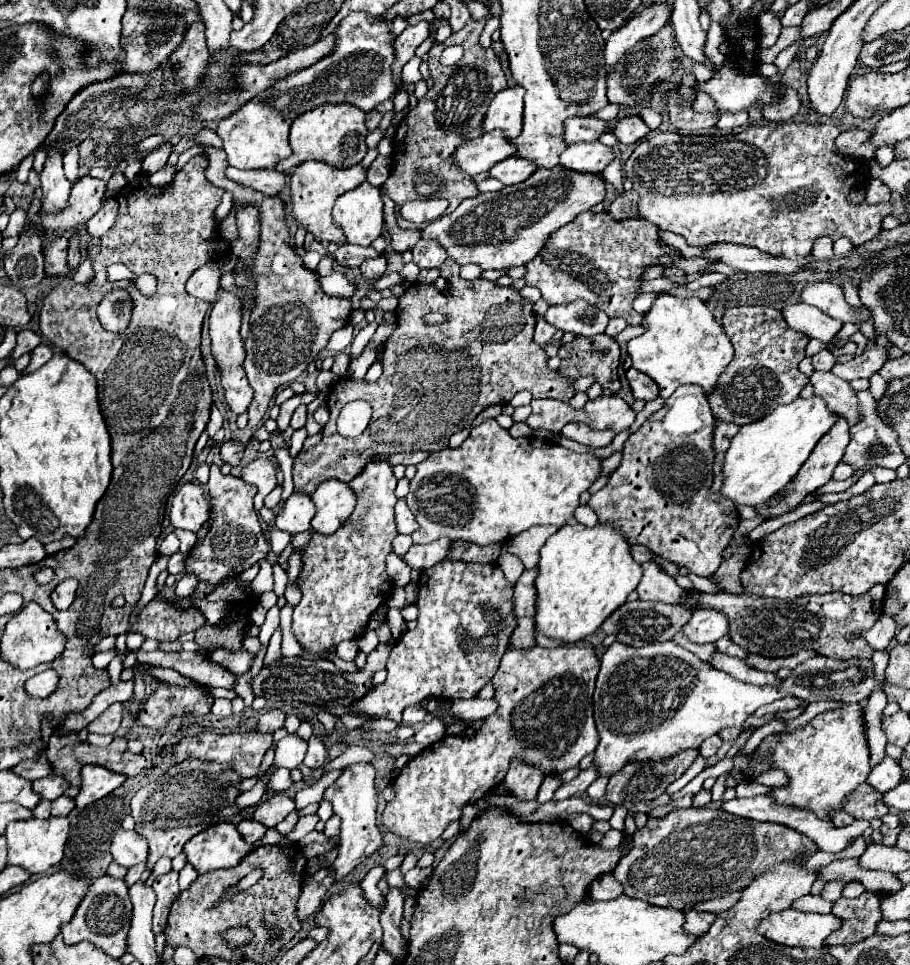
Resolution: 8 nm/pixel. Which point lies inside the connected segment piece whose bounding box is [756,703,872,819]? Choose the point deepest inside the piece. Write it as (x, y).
(827, 759)

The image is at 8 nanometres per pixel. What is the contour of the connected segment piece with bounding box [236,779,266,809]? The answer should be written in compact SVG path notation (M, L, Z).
M260 779L260 781L256 781L256 785L250 789L250 791L246 791L246 793L242 793L240 797L238 797L238 807L256 807L260 801L262 801L262 797L264 797L264 793L266 793L266 783Z

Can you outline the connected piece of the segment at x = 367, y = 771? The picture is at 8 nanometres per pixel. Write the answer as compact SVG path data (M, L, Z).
M354 763L344 767L336 783L330 785L324 793L324 799L328 799L334 805L334 813L342 819L338 857L330 865L330 869L334 871L334 881L342 881L368 855L372 855L378 847L382 847L382 835L376 827L377 794L374 789L374 767L370 763Z

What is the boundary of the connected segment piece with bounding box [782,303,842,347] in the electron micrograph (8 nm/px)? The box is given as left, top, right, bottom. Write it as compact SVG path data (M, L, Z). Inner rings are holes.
M798 303L798 305L784 307L782 315L792 329L796 329L800 333L806 333L806 337L818 339L828 347L836 345L836 335L842 329L842 323L828 317L820 309L810 307L806 303Z

